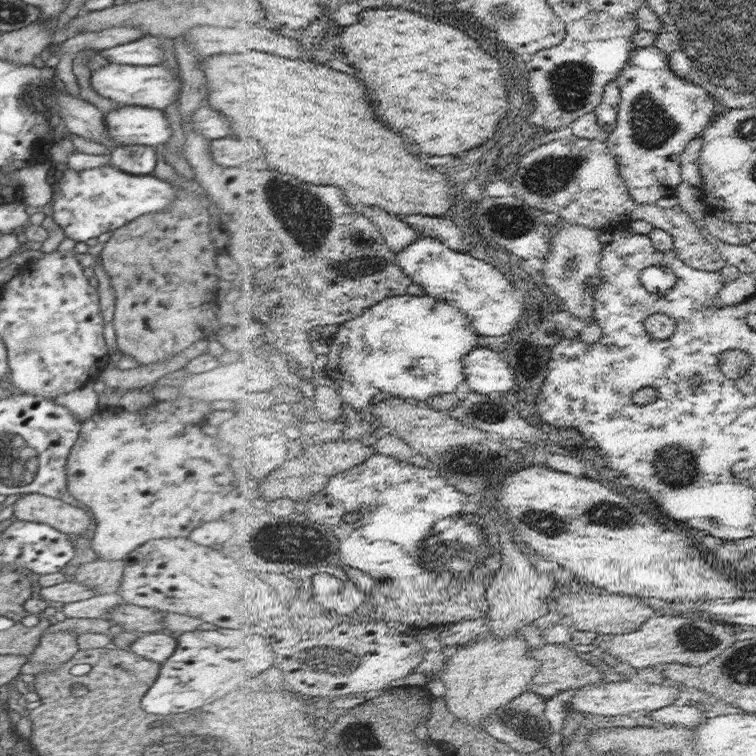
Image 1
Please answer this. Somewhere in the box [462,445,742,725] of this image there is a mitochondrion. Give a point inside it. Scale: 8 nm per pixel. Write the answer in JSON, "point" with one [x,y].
{"point":[609,513]}

